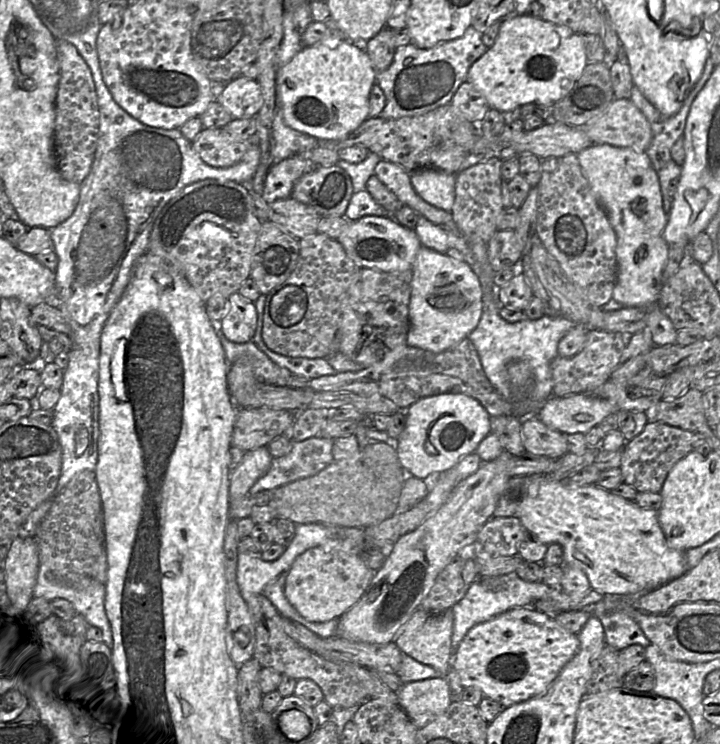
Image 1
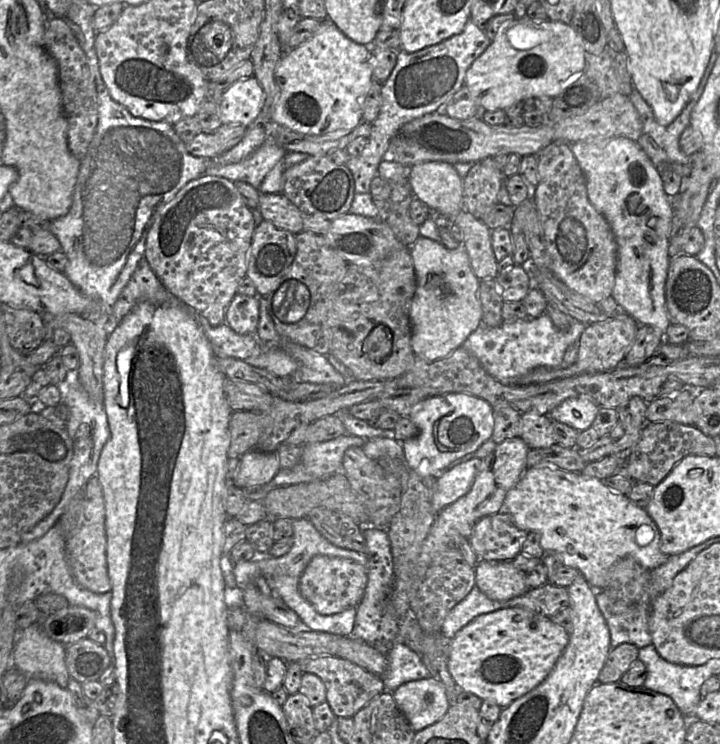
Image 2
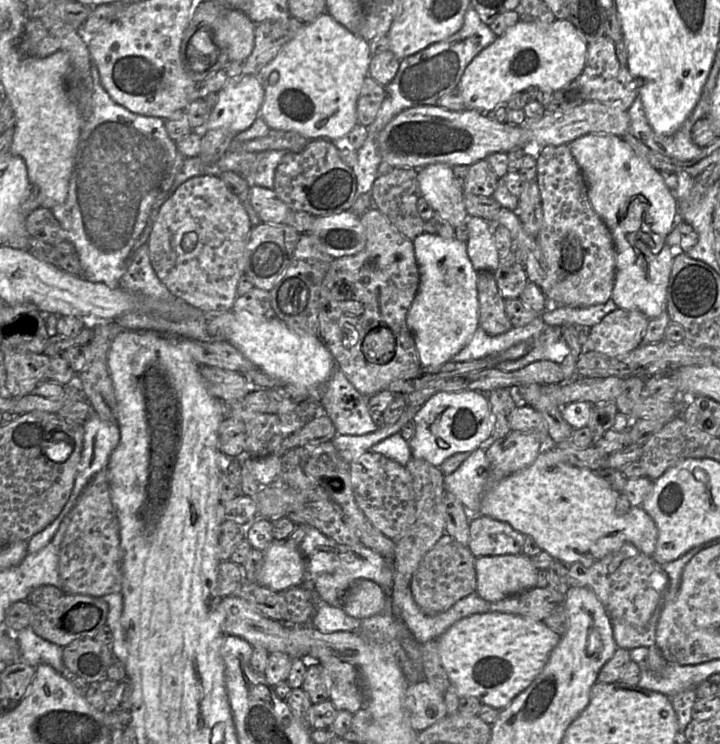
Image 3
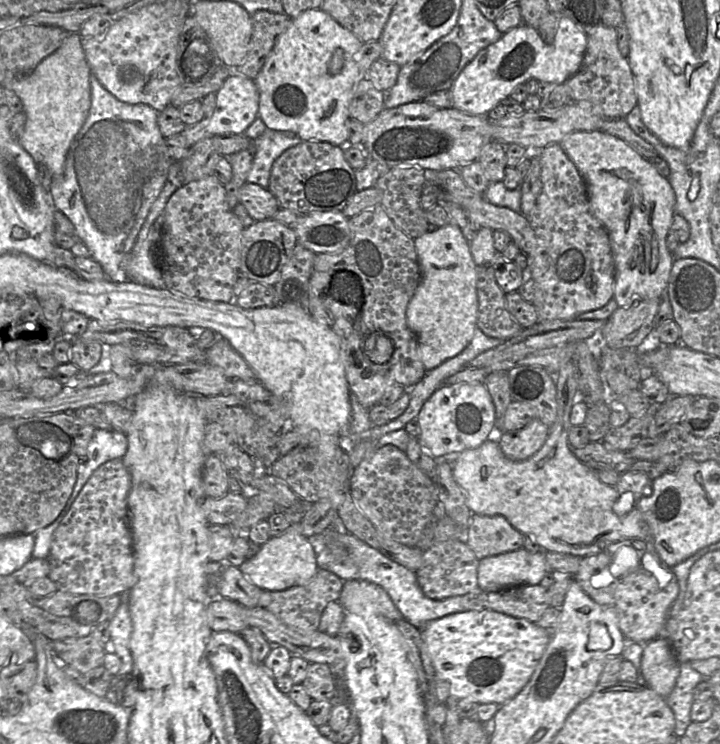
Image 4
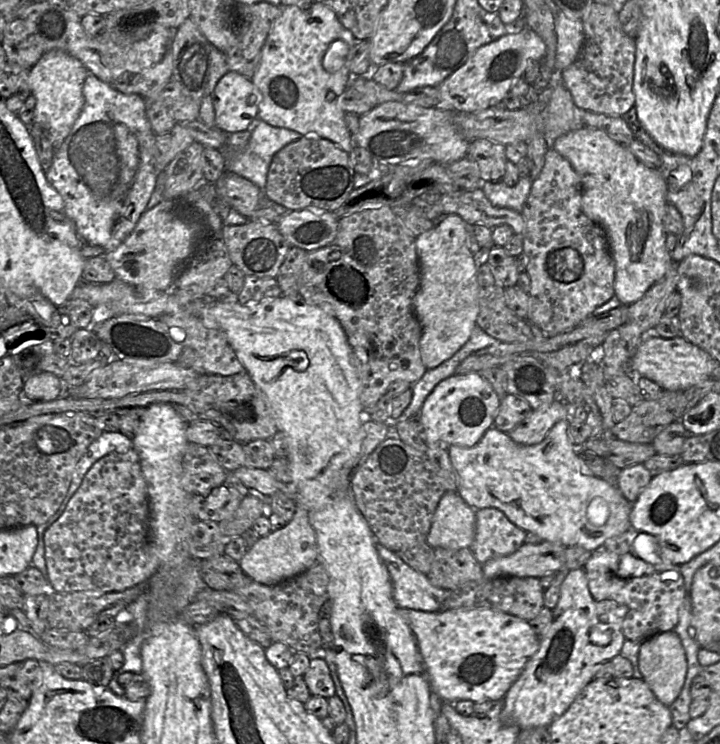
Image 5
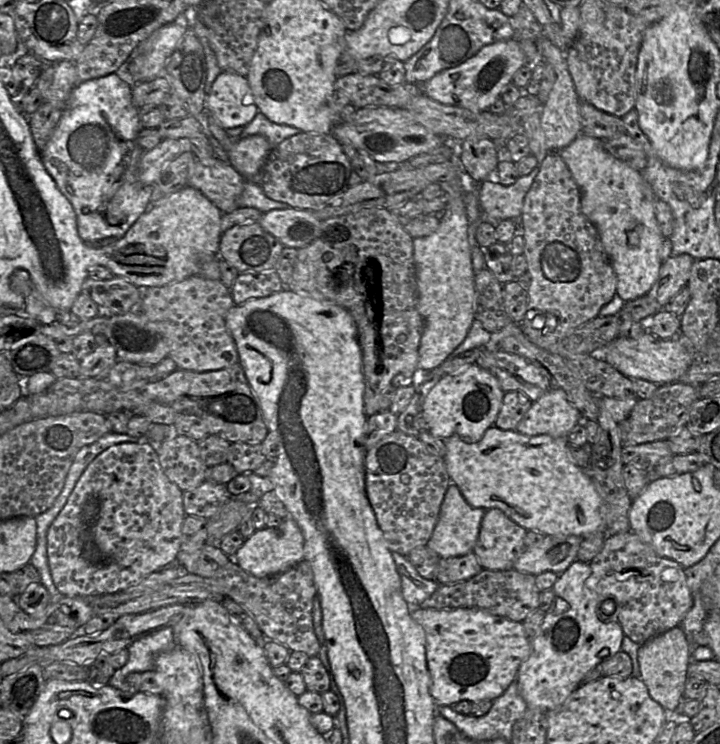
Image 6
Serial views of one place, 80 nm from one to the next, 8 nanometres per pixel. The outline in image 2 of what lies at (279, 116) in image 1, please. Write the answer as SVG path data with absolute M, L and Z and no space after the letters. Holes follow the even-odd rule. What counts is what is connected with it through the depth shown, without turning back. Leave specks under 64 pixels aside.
M270 133L257 150L238 163L217 164L210 160L205 175L224 177L232 182L243 181L258 189L268 172L286 153Z

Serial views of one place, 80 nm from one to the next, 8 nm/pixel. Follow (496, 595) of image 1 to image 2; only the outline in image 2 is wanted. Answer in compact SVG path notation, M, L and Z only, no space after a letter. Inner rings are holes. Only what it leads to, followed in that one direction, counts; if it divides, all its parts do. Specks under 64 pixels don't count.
M474 586L469 594L447 614L440 633L451 640L459 630L476 617L503 608L518 607L518 605L518 597L505 601L493 600L481 592L477 586Z

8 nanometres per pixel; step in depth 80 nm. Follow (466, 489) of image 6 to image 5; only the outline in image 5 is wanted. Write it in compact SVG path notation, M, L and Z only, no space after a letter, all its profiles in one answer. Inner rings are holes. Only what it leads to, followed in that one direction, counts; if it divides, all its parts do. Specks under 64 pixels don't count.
M560 420L548 432L546 437L538 444L523 445L514 442L508 433L501 432L494 427L486 430L480 441L472 447L461 447L449 445L448 454L456 474L457 492L462 499L473 509L497 508L501 510L507 518L524 531L530 531L538 535L543 541L558 543L565 547L581 546L589 551L594 551L607 539L623 534L631 528L630 515L632 504L629 502L618 487L599 478L587 467L583 460L575 451L575 446L571 444L568 436L569 420Z

